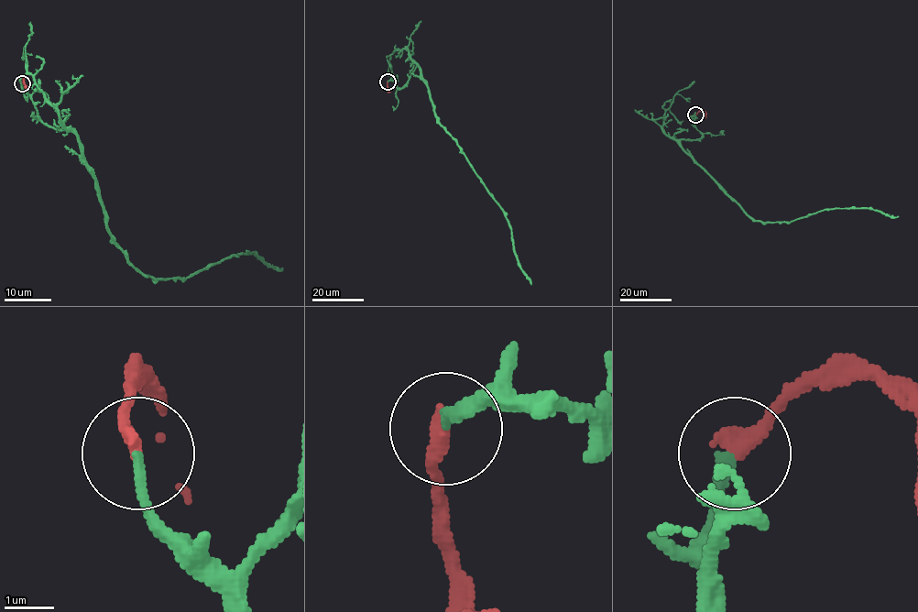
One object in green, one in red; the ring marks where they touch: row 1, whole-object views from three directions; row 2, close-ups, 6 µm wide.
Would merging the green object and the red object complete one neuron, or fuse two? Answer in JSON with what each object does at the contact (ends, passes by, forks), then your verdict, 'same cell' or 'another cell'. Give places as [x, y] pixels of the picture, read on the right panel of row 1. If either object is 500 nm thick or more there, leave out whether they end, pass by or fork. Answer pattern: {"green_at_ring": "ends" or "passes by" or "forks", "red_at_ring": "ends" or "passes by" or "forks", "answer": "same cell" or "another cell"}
{"green_at_ring": "ends", "red_at_ring": "ends", "answer": "same cell"}

